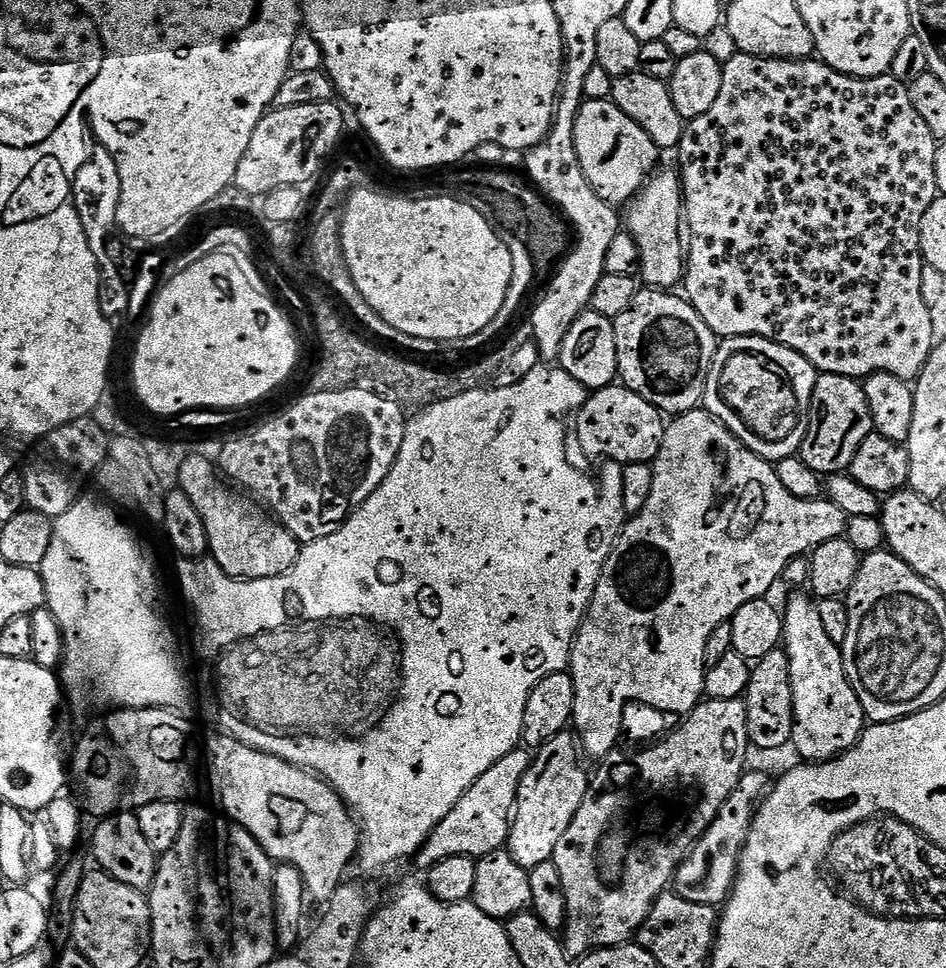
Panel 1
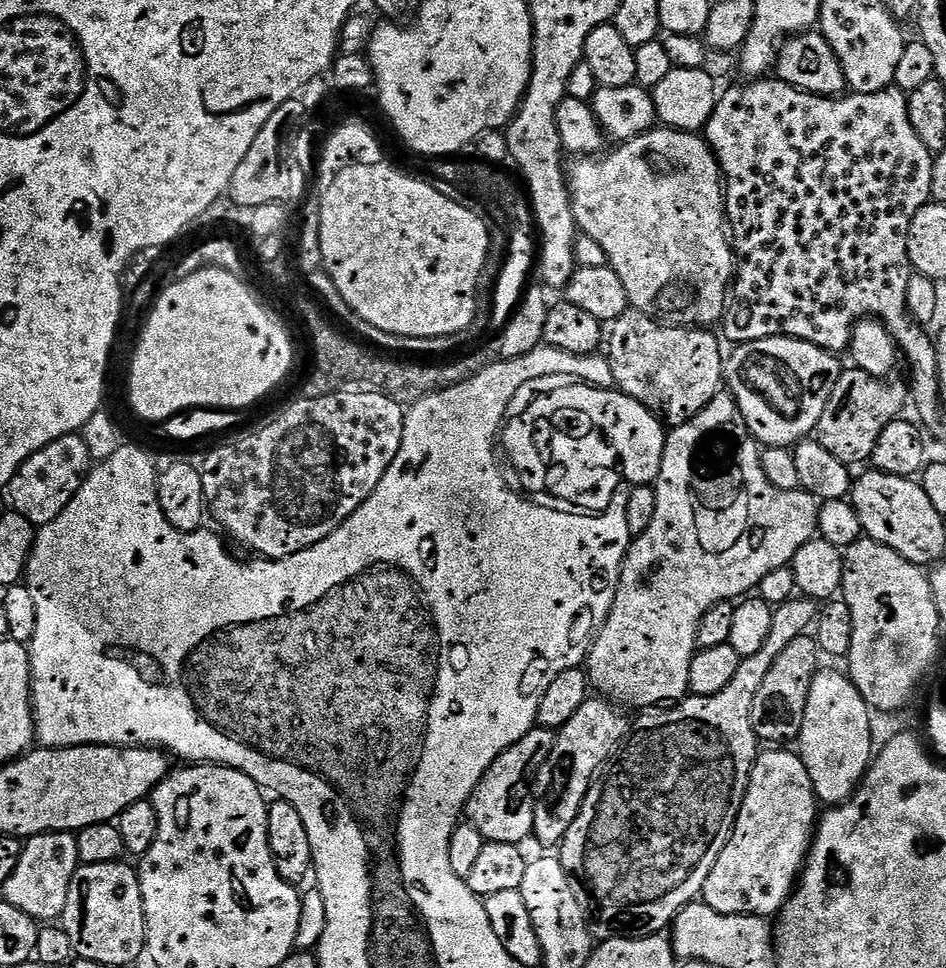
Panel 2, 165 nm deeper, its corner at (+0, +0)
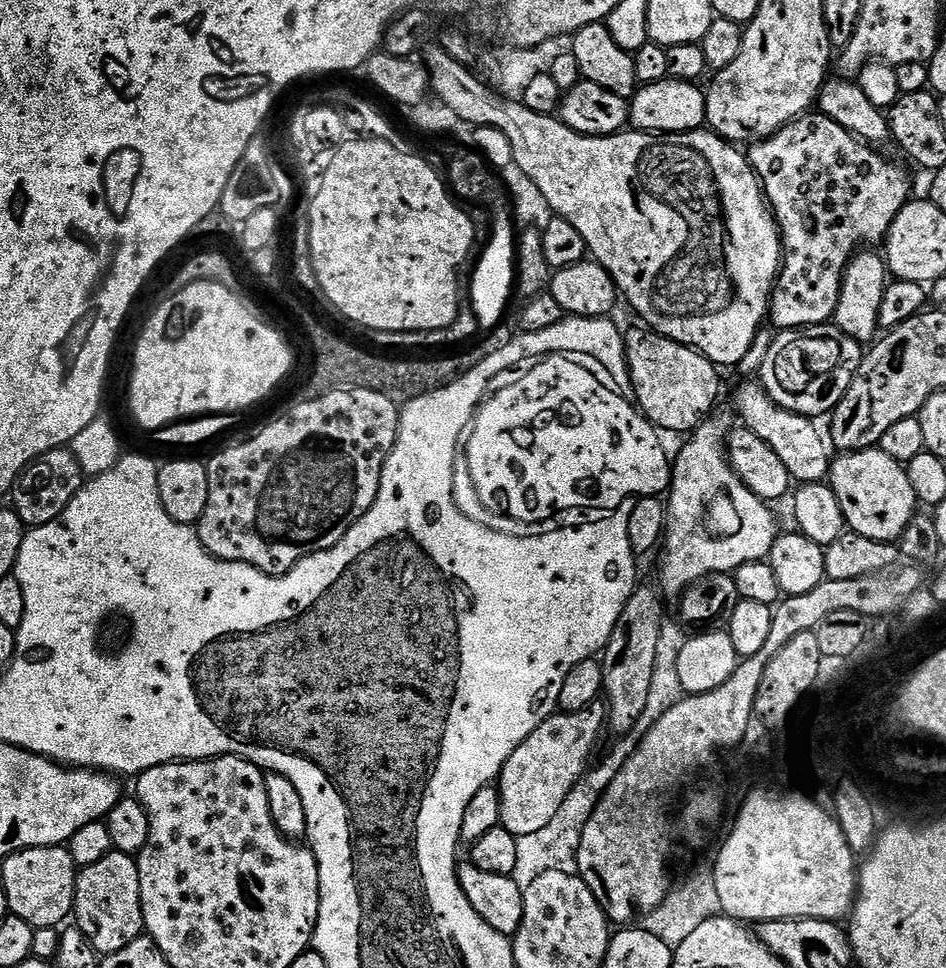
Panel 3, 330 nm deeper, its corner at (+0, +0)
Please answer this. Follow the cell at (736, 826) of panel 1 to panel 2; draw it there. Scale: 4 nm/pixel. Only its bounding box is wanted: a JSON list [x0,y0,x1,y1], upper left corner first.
[701,748,820,918]

